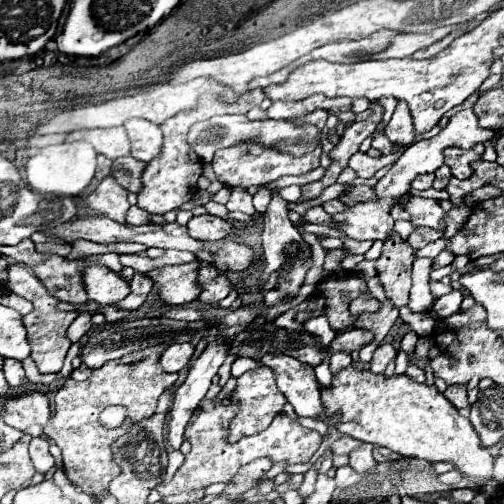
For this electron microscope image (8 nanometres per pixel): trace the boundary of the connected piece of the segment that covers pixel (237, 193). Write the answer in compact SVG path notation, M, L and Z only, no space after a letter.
M233 188L231 190L231 198L225 204L229 212L243 212L243 214L255 214L251 196L245 192L245 188Z

